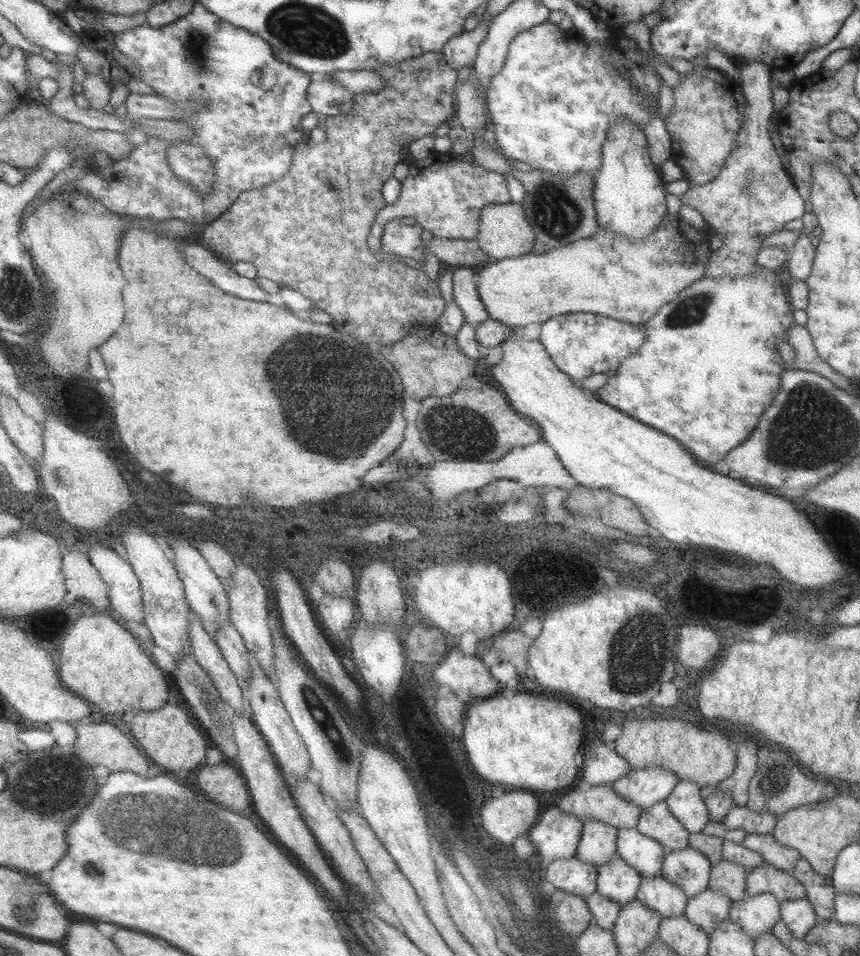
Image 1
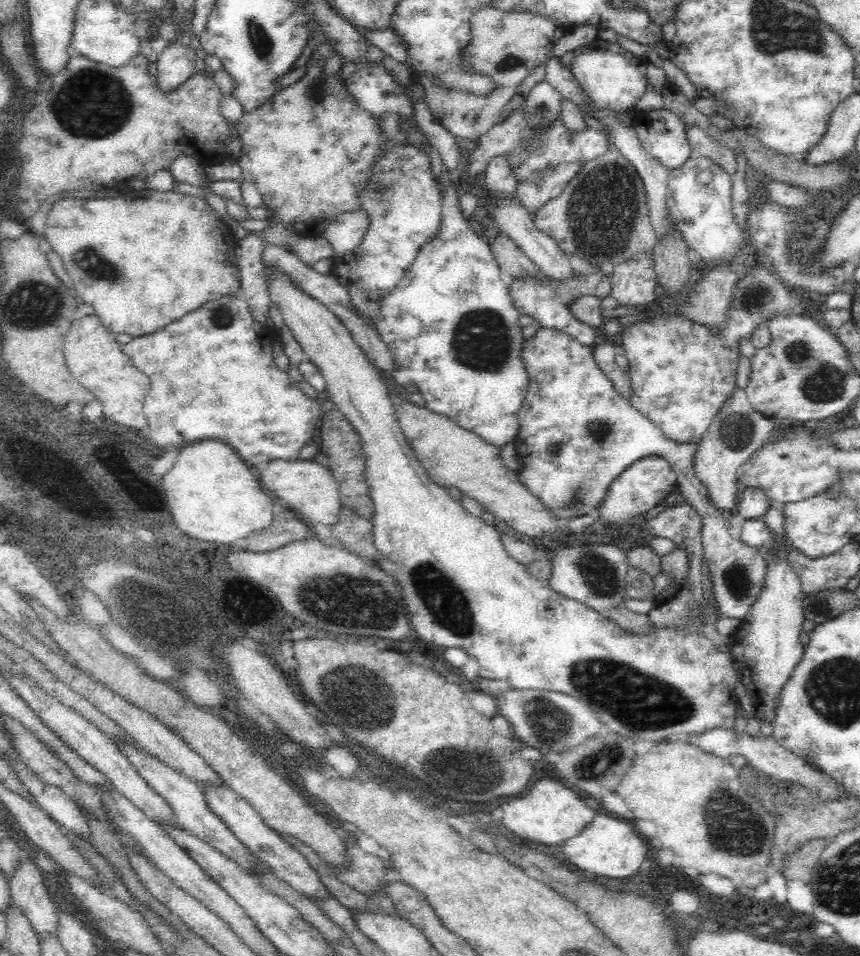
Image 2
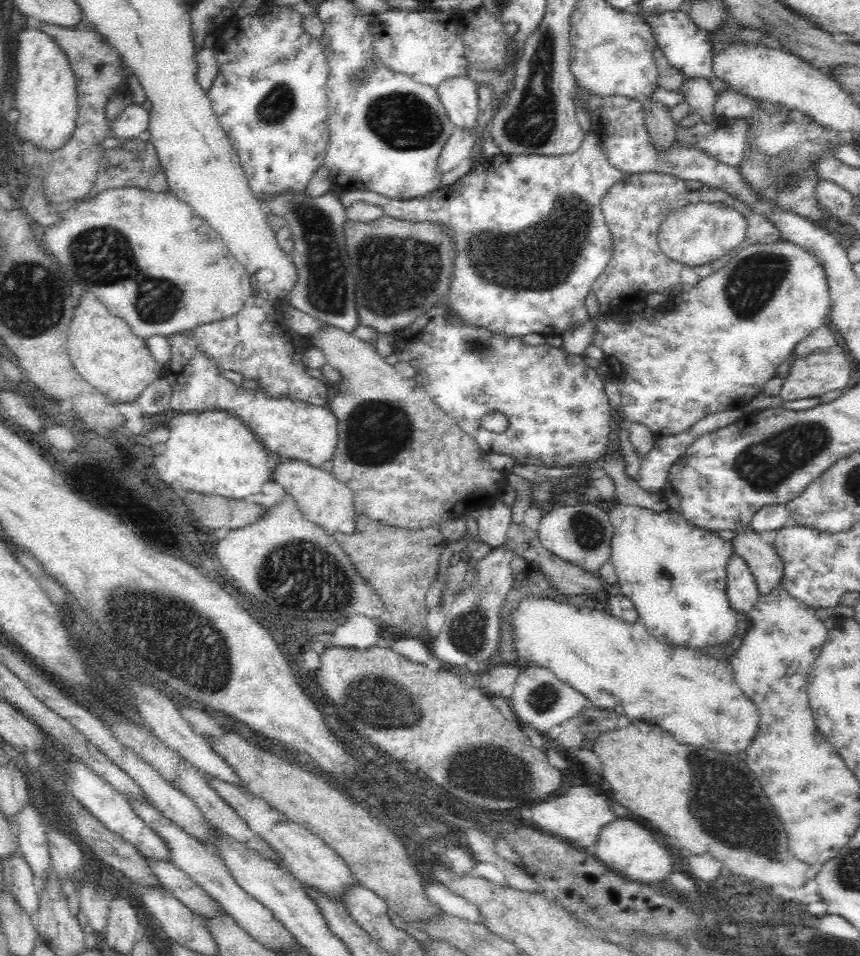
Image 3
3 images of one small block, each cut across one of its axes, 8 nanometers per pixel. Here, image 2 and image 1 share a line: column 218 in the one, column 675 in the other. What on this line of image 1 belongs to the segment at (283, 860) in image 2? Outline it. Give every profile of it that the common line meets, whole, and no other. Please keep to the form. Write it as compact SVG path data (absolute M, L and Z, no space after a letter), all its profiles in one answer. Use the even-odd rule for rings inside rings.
M681 782L673 788L671 796L665 798L671 814L683 824L683 828L691 832L703 832L703 828L711 822L709 810L701 800L701 788L695 782Z

